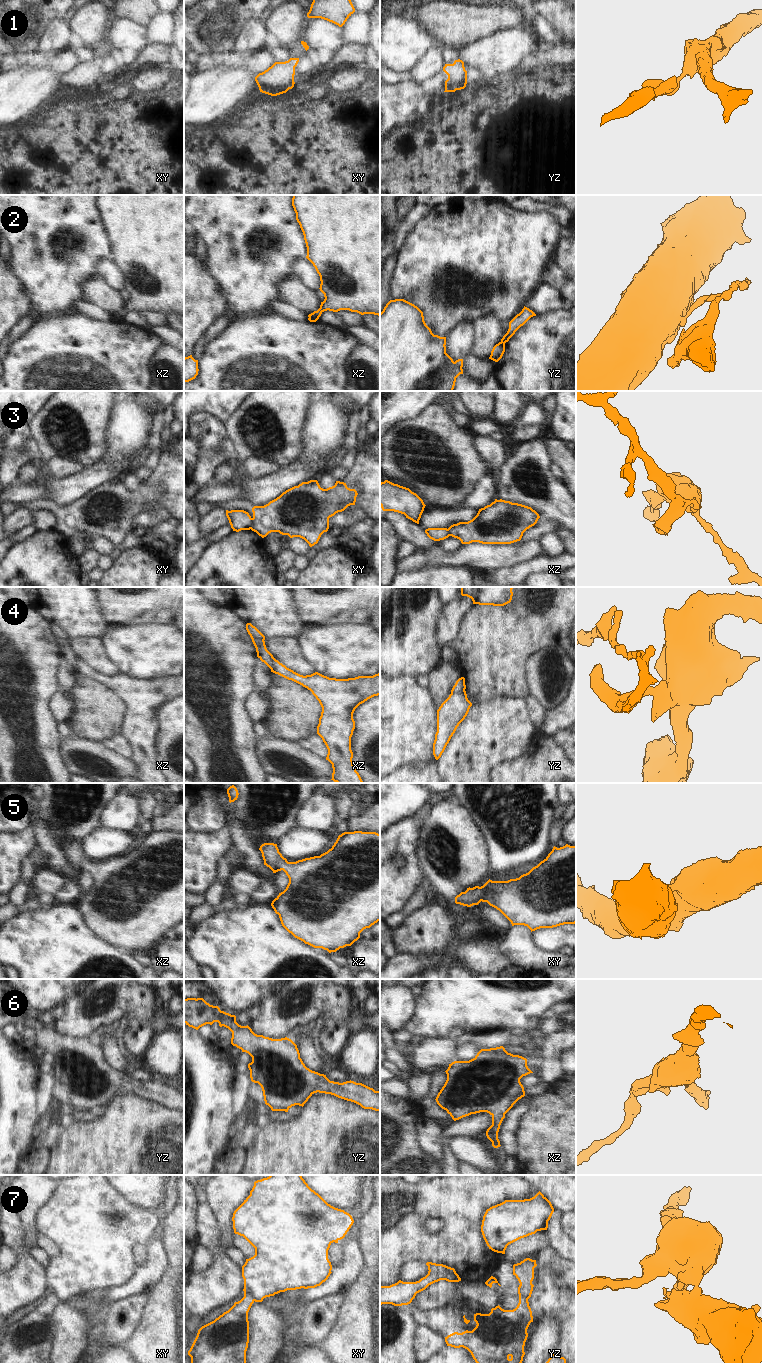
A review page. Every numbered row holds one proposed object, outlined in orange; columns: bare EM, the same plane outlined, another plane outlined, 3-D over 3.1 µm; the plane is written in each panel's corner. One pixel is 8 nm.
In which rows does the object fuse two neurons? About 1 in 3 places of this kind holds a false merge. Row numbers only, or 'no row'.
2, 3, 4, 7.

